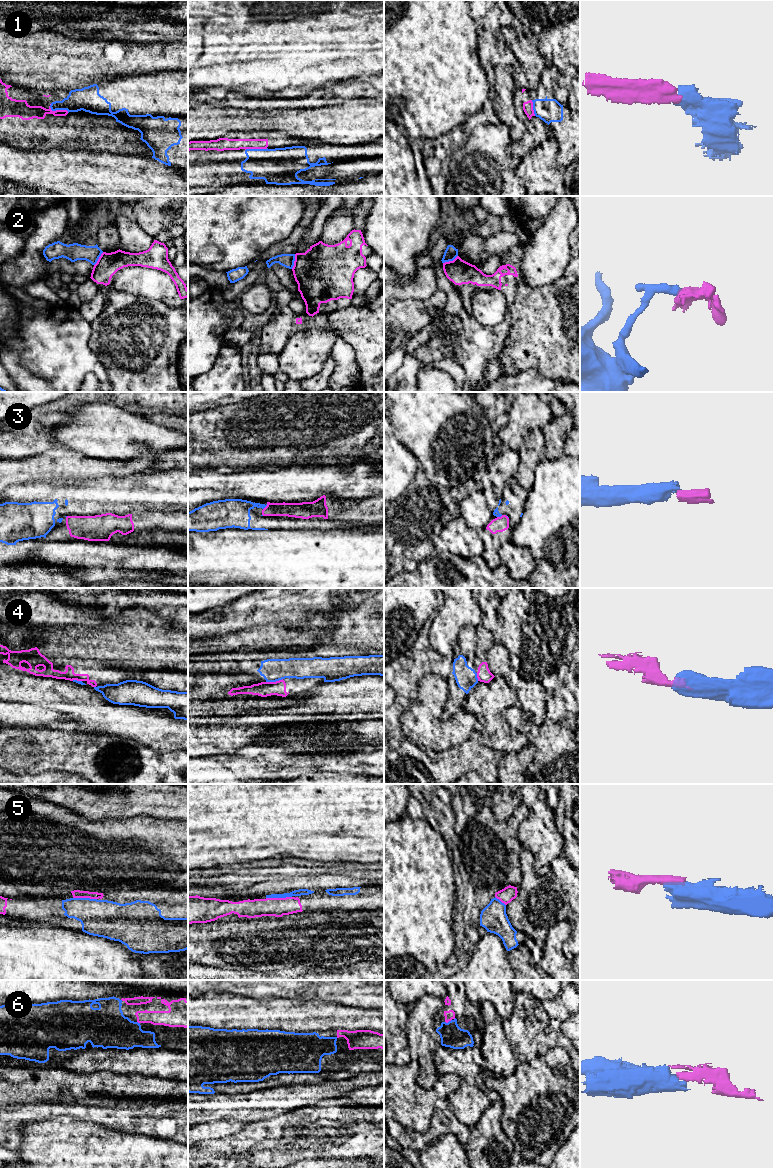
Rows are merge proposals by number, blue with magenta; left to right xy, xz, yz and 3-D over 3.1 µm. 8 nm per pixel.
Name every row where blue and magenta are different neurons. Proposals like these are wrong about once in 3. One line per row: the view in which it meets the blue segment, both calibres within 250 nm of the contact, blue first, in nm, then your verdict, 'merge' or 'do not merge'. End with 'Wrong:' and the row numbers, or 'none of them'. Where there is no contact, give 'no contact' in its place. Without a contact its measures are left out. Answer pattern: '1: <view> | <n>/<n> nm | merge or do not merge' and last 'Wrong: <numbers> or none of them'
1: xy | 190/120 nm | do not merge
2: xz | 110/440 nm | do not merge
3: xz | 220/110 nm | do not merge
4: xz | 180/120 nm | do not merge
5: xz | 50/150 nm | merge
6: yz | 180/80 nm | merge
Wrong: 1, 2, 3, 4

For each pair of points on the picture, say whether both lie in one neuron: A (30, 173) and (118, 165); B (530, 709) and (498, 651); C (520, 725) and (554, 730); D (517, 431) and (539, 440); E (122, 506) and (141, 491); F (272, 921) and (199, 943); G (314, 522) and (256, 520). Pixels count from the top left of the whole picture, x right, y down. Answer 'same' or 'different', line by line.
A: same
B: same
C: same
D: different
E: same
F: same
G: same

